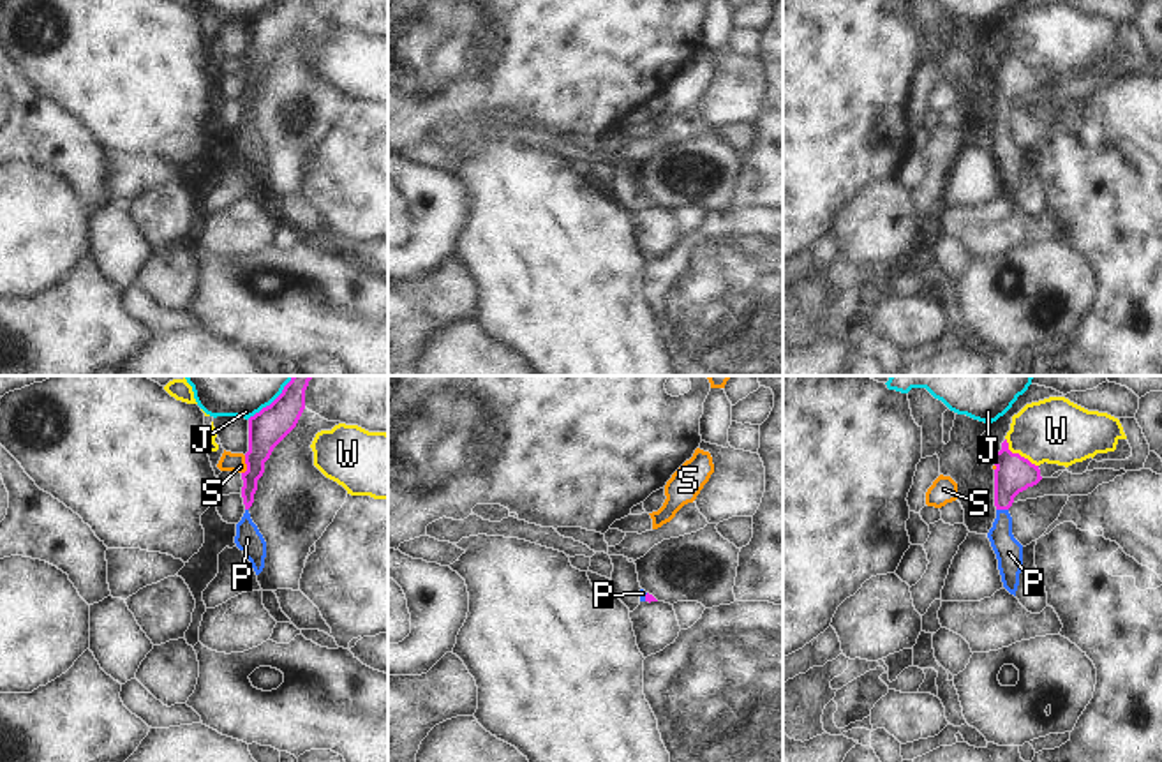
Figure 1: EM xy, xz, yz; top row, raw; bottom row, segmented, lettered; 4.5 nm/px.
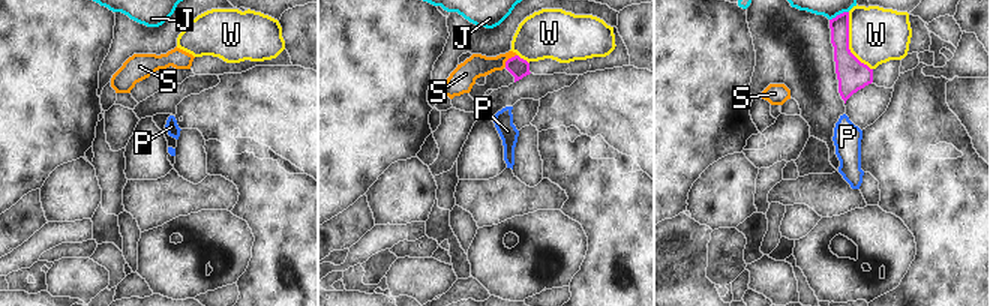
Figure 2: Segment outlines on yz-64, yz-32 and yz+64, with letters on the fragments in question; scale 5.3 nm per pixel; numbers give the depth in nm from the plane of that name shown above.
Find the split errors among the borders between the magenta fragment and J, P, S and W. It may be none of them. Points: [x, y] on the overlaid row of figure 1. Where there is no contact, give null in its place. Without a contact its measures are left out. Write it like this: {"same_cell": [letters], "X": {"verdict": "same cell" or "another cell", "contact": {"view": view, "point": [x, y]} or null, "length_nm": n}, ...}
{"same_cell": ["P"], "J": {"verdict": "another cell", "contact": {"view": "xy", "point": [274, 401]}, "length_nm": 300}, "P": {"verdict": "same cell", "contact": {"view": "yz", "point": [1002, 508]}, "length_nm": 60}, "S": {"verdict": "another cell", "contact": {"view": "xy", "point": [245, 463]}, "length_nm": 90}, "W": {"verdict": "another cell", "contact": {"view": "yz", "point": [1018, 454]}, "length_nm": 200}}

